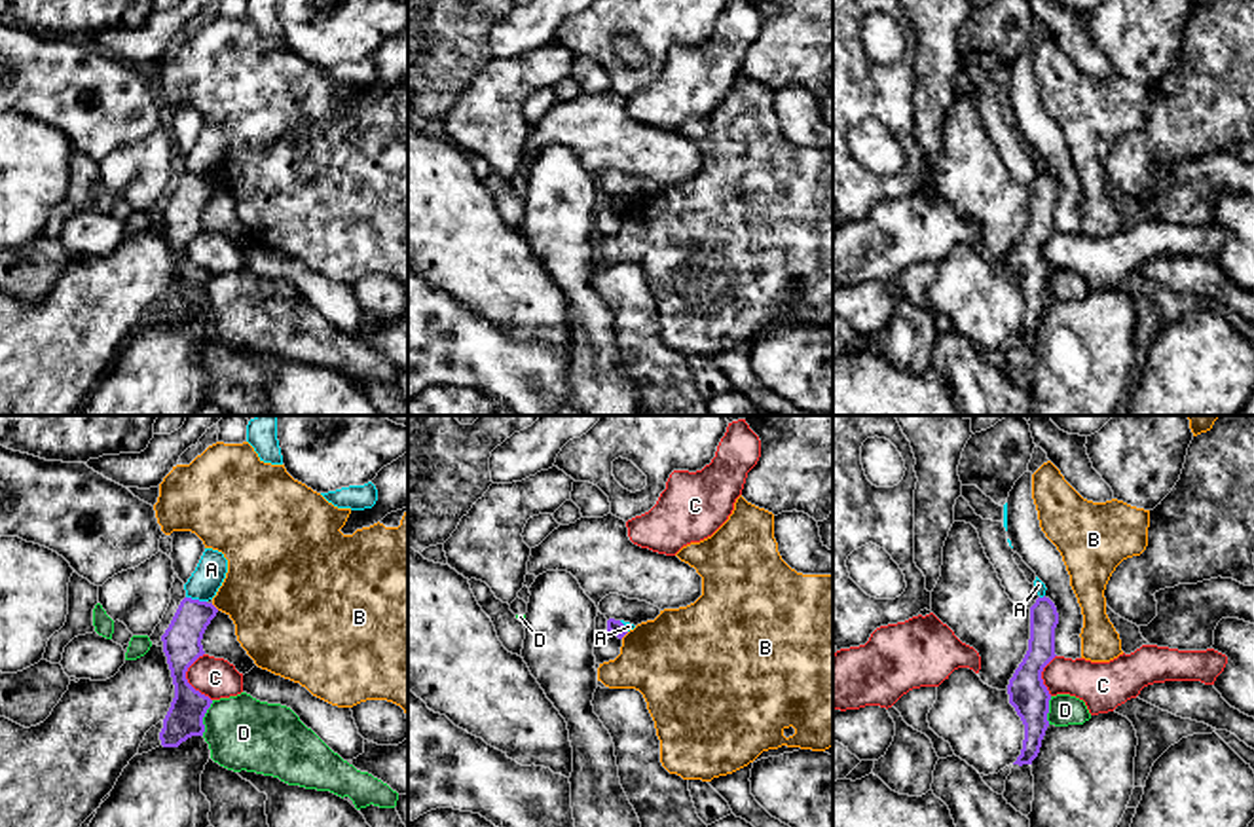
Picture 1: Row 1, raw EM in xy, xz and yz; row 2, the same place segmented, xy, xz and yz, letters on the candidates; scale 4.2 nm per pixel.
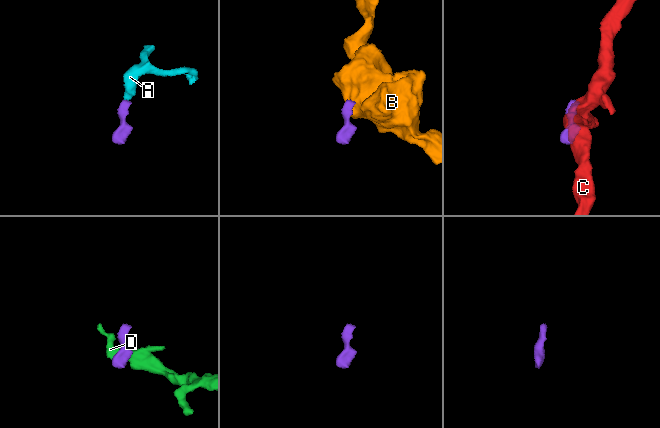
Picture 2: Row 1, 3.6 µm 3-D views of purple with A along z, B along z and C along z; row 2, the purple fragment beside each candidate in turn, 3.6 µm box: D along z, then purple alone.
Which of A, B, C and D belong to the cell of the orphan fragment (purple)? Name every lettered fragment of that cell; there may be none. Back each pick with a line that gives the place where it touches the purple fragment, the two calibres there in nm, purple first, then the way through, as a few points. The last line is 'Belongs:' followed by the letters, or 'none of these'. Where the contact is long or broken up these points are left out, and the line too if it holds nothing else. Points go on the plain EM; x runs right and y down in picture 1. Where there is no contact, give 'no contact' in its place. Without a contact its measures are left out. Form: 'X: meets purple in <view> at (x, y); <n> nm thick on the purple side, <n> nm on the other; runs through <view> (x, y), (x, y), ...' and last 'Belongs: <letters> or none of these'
A: meets purple in xy at (196, 175); 160 nm thick on the purple side, 130 nm on the other; runs through xy (183, 220), (196, 175), (211, 145)
Belongs: A

